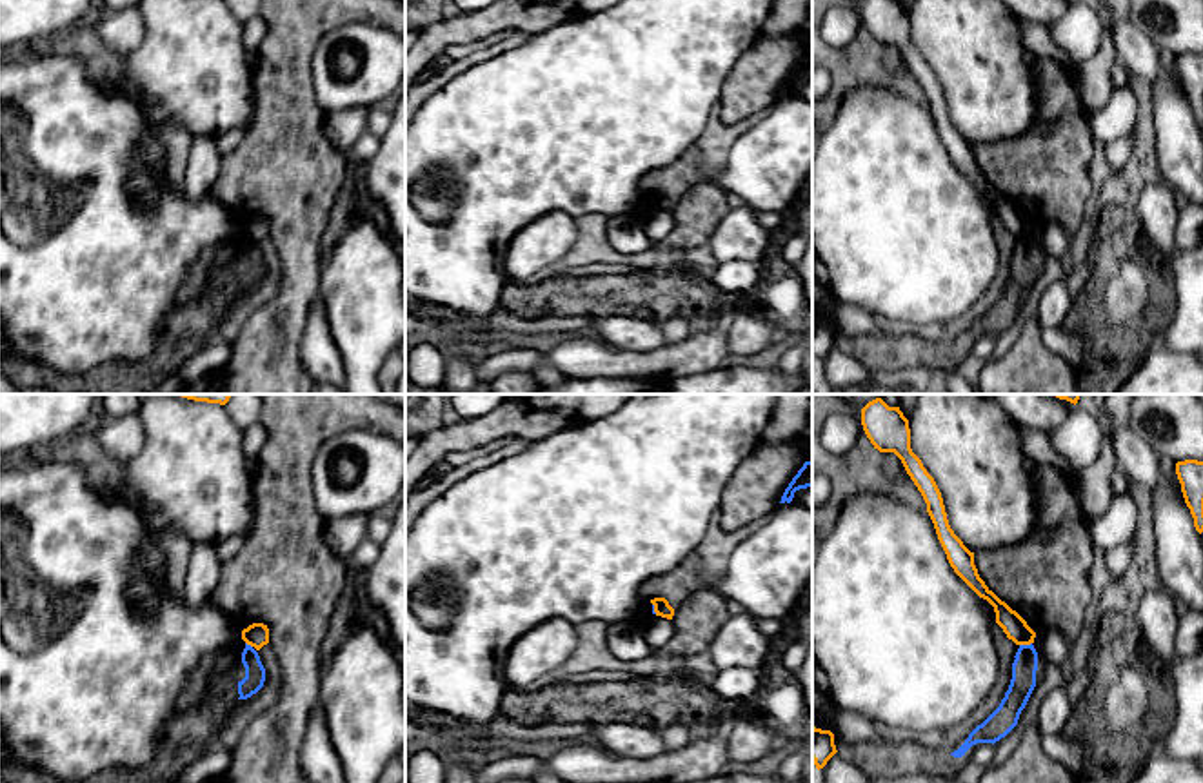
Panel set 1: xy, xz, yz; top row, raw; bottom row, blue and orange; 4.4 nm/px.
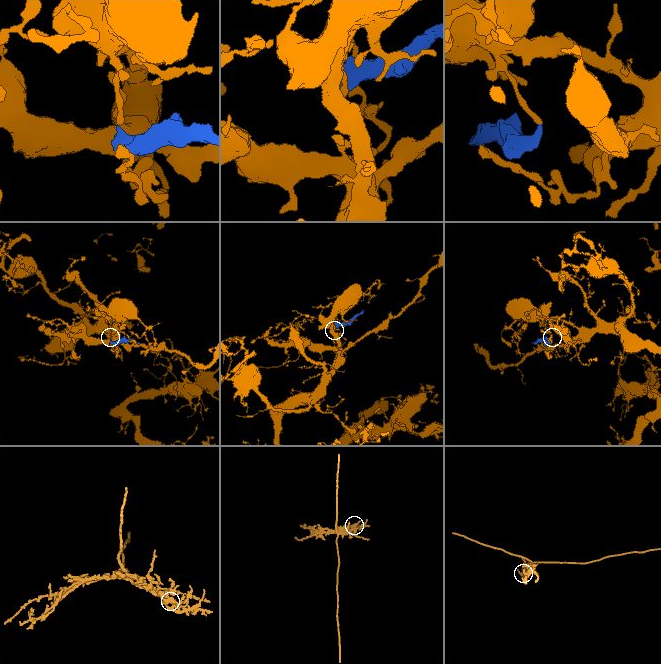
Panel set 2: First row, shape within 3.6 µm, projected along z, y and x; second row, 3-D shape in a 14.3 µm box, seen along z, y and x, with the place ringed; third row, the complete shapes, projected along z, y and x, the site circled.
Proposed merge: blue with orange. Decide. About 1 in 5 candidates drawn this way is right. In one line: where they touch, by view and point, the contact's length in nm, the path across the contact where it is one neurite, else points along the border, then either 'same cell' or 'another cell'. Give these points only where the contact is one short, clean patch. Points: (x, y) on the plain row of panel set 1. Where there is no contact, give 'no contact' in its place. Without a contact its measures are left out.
contact yz (1025, 238); length 60 nm; border yz (1031, 235), (1020, 238); another cell

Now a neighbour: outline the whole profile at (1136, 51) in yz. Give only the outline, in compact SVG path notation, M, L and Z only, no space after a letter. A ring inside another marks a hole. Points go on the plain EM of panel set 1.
M1127 16L1112 27L1116 60L1125 65L1130 76L1152 84L1159 73L1159 49Z

